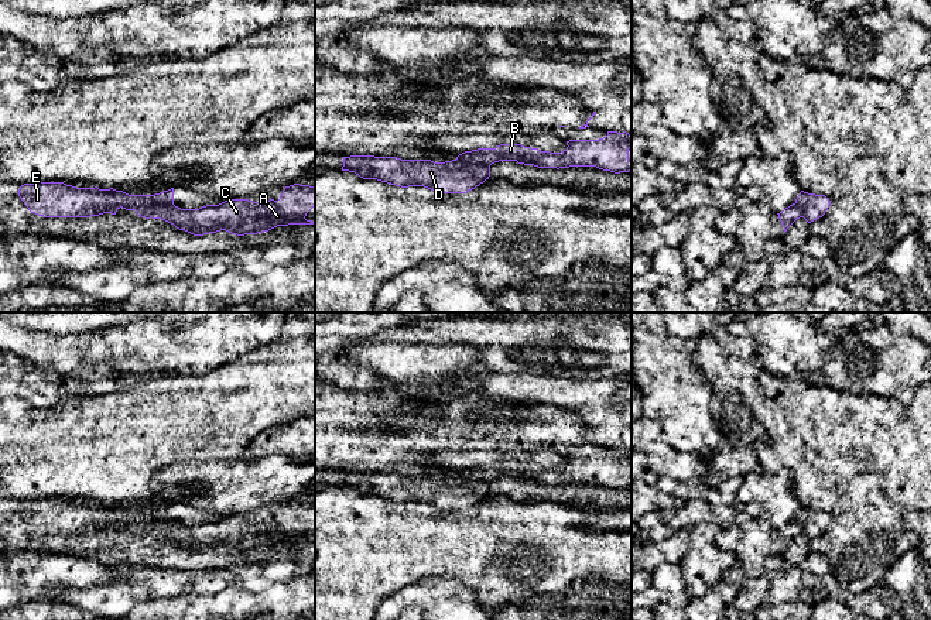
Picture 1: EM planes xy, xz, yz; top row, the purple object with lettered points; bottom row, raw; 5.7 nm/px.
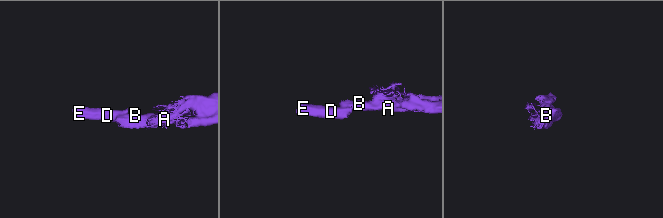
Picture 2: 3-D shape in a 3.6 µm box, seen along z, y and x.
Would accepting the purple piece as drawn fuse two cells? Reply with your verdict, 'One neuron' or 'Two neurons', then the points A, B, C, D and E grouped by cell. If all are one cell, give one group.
Two neurons. Groups: A B C / D E

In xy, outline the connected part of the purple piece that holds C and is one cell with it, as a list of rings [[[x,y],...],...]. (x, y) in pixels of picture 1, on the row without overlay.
[[[294,500],[284,504],[278,517],[227,515],[199,525],[181,525],[171,520],[144,524],[140,532],[165,537],[194,552],[220,547],[244,552],[268,548],[277,542],[315,541],[305,535],[312,524],[315,524],[315,503]]]

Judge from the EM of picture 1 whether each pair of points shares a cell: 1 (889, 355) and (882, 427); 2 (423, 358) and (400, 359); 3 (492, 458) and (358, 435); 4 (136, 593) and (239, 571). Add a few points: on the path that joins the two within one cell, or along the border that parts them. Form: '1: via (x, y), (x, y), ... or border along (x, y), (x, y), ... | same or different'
1: border along (916, 390), (907, 404), (887, 397), (852, 391) | different
2: via (417, 359), (406, 359) | same
3: border along (481, 451), (438, 449), (430, 459) | different
4: via (161, 583), (214, 579) | same

